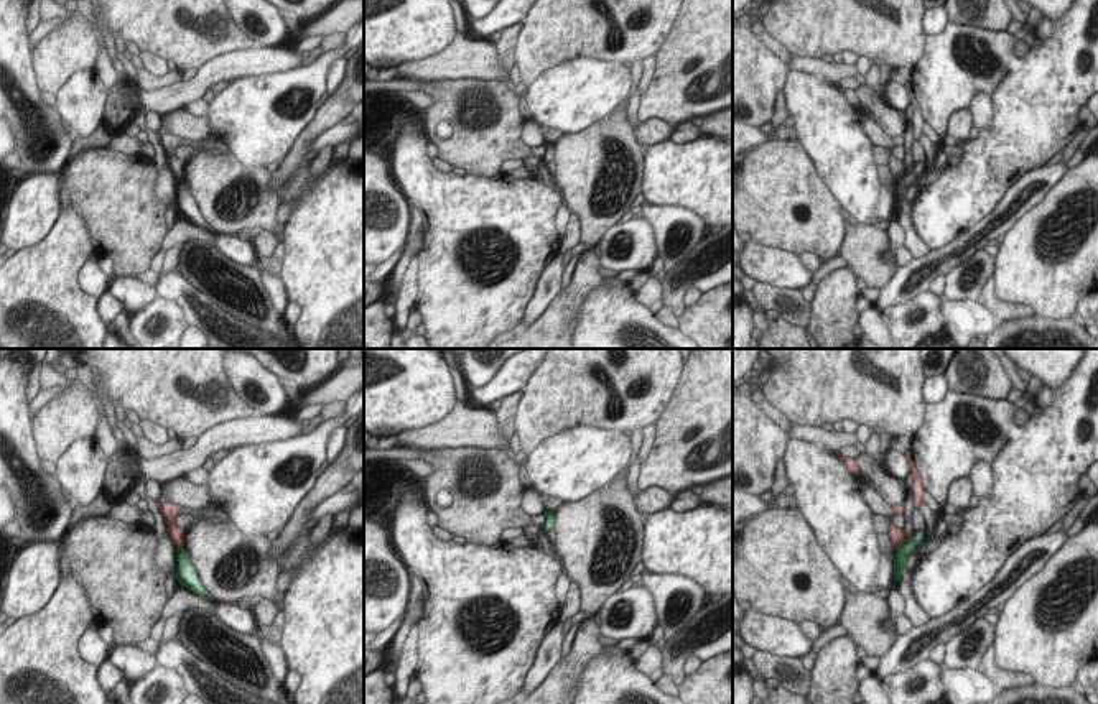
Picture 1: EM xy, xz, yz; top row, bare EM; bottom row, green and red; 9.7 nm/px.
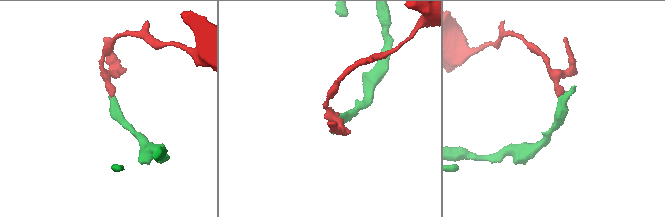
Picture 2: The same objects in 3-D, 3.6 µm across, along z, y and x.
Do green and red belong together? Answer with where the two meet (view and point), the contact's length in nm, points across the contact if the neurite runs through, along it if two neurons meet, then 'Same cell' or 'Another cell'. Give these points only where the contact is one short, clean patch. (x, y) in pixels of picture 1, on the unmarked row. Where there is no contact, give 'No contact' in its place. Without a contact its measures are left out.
Touches green at yz (902, 175). Shared border 150 nm. Boundary: yz (906, 170), (896, 180). Another cell.

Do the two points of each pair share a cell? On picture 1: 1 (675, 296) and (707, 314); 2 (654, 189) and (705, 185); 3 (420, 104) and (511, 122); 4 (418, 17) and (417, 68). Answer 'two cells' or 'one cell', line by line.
1: two cells
2: one cell
3: two cells
4: two cells

